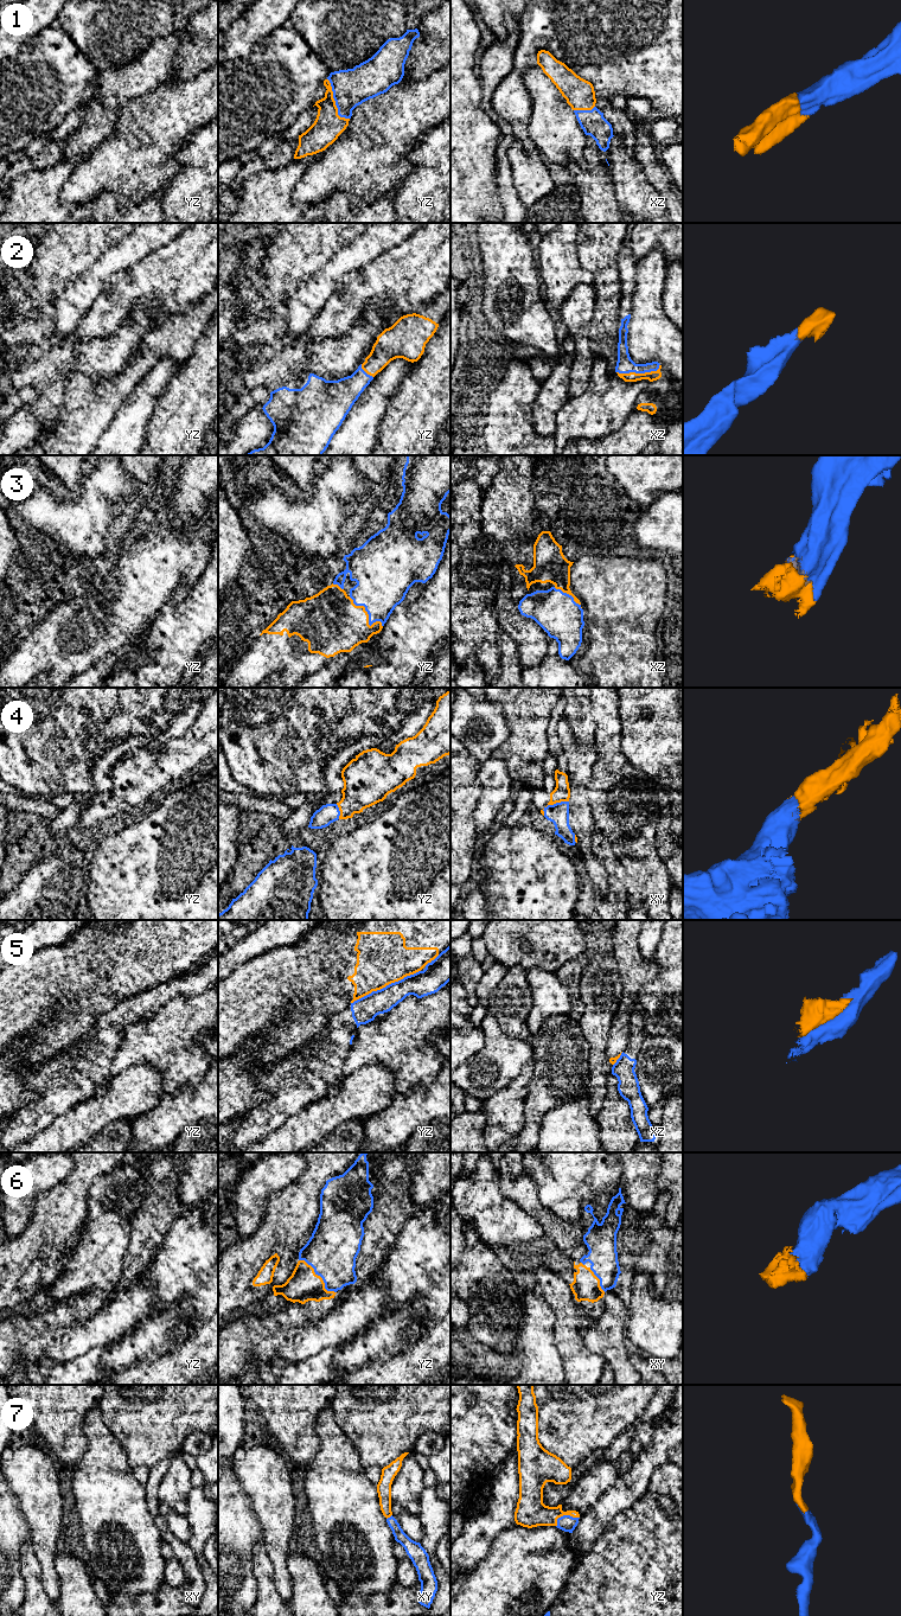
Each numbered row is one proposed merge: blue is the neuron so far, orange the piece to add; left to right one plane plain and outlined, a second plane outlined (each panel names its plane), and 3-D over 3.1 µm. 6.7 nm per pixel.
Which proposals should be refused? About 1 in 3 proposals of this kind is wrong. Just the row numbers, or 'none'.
5

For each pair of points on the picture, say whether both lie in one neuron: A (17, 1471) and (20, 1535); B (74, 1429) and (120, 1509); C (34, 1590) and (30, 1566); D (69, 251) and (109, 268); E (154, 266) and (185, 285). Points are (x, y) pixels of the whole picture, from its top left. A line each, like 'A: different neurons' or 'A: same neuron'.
A: different neurons
B: different neurons
C: same neuron
D: different neurons
E: same neuron

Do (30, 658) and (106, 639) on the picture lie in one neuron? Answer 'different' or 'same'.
same

